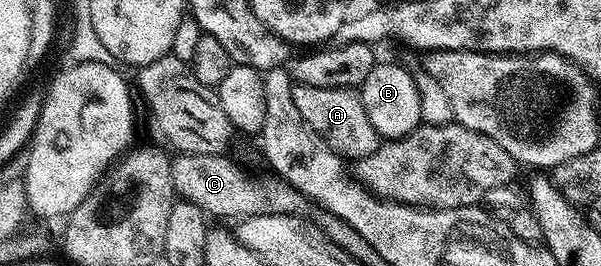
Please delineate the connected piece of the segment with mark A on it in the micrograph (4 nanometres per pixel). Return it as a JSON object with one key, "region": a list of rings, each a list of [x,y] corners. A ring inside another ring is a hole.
{"region":[[[295,85],[292,88],[292,100],[296,100],[296,108],[300,116],[311,128],[326,141],[327,146],[343,159],[357,160],[376,152],[380,145],[380,136],[376,128],[372,128],[372,120],[368,120],[368,112],[364,112],[362,95],[357,89],[344,88],[312,88]]]}

